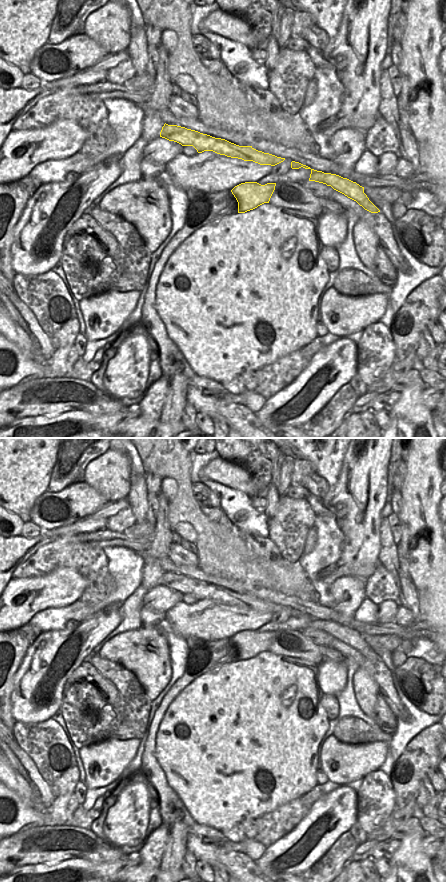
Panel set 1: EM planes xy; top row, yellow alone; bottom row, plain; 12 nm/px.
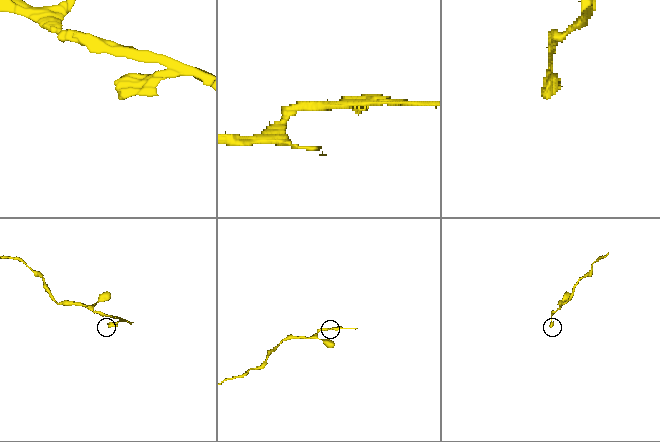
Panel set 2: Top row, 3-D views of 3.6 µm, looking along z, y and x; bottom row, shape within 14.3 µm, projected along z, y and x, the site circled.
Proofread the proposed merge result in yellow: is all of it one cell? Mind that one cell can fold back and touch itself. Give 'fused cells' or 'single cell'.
fused cells

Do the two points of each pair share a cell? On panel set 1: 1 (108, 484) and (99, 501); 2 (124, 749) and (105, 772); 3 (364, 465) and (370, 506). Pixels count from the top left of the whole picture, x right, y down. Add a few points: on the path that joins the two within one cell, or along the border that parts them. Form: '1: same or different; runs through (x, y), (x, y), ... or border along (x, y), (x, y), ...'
1: different; border along (84, 481), (107, 501)
2: same; runs through (118, 755), (107, 766)
3: same; runs through (370, 475), (370, 496)

